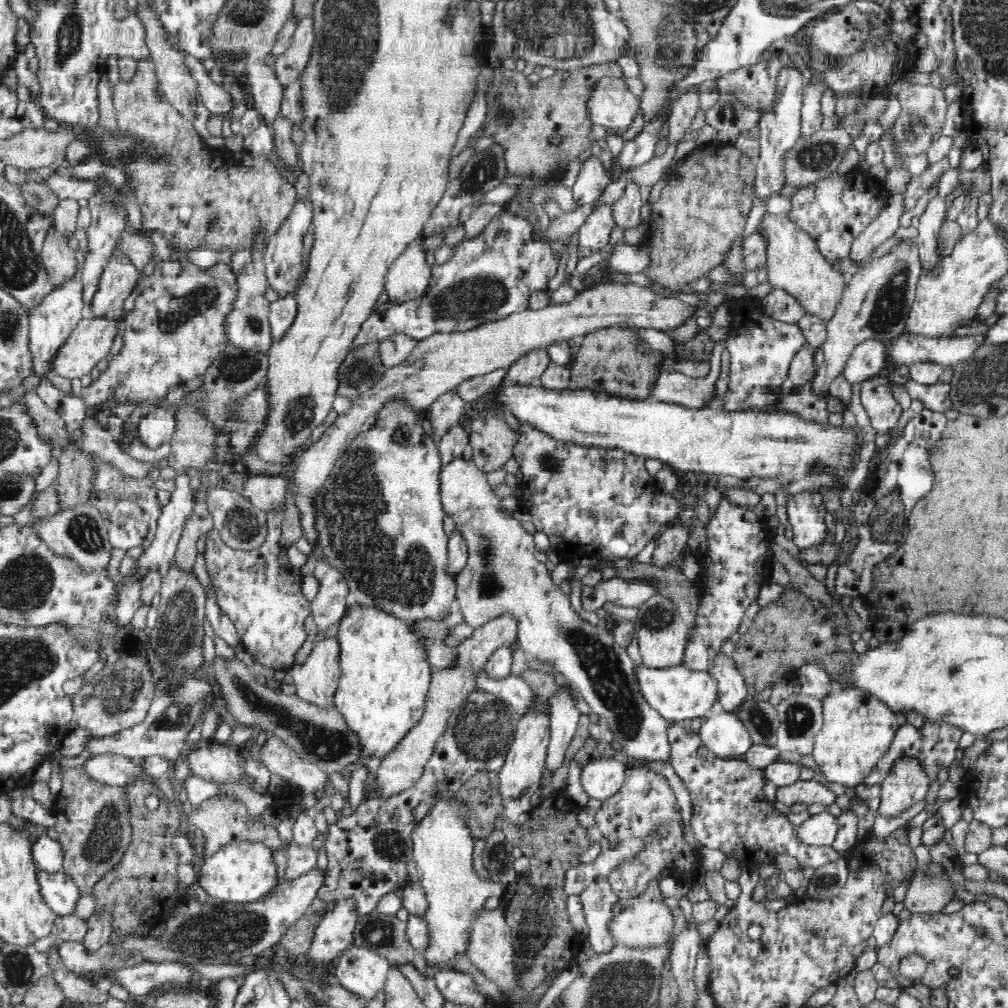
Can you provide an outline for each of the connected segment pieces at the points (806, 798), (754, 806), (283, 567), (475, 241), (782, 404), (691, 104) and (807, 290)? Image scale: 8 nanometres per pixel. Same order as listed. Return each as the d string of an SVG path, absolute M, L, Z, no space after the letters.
M799 778L788 786L776 787L776 800L780 800L786 806L793 806L796 803L806 805L818 803L829 807L836 802L836 798L838 795L828 786L813 778L808 780Z
M671 723L669 729L670 745L670 764L674 772L682 779L690 791L692 802L692 818L690 818L690 828L694 839L702 847L708 847L732 854L744 868L758 869L762 864L774 864L777 855L788 854L798 860L800 865L808 865L814 869L820 866L843 859L848 861L851 858L853 847L850 846L841 852L835 850L834 846L814 846L806 845L798 837L797 826L792 824L788 817L777 813L768 803L763 793L764 769L750 768L742 758L723 759L710 754L709 750L701 744L697 732L686 732L681 723Z
M285 508L265 511L267 533L264 542L251 551L230 547L215 528L206 534L205 566L216 589L218 605L232 619L239 640L254 660L274 670L288 669L308 634L306 618L311 602L302 594L301 567L294 567L286 546L280 544Z
M502 210L487 224L476 237L463 239L456 244L456 254L446 264L432 265L430 288L426 294L416 300L377 312L374 311L356 333L353 348L372 342L381 343L384 337L396 333L406 333L419 341L435 332L454 332L476 328L487 322L494 322L516 311L526 310L530 294L536 290L546 291L548 281L554 278L558 270L558 256L552 253L552 242L547 242L536 233L527 217L520 217Z
M812 383L805 385L798 394L786 393L776 406L770 410L794 412L804 419L818 423L828 423L828 400L831 394L817 392Z
M694 85L680 93L672 102L669 112L670 139L668 144L676 144L682 140L700 108L698 85Z
M764 214L758 228L768 237L768 282L771 288L784 289L798 299L804 310L826 323L836 314L836 308L844 290L845 275L836 264L828 261L818 243L784 214Z

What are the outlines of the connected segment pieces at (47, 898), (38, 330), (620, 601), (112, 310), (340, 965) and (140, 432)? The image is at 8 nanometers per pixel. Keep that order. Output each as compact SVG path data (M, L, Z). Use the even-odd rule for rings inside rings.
M37 865L36 882L40 887L40 895L54 913L66 915L74 912L80 892L74 881L62 870L54 873L45 872Z
M76 275L70 282L53 289L48 296L44 297L40 305L31 310L29 350L32 358L32 375L40 376L42 379L53 372L53 363L58 352L61 352L62 346L66 344L72 331L84 318L82 310L84 310L85 304L82 300L82 289L82 283L79 276Z
M612 577L609 580L600 579L594 586L583 584L580 588L580 606L585 612L596 612L606 602L613 602L616 606L636 606L638 608L647 598L656 593L655 587L647 582L635 582L630 579Z
M114 252L104 266L98 292L94 294L94 300L90 304L92 314L112 318L122 312L123 302L134 292L140 273L130 257Z
M351 945L339 954L331 973L333 980L367 1002L385 987L389 964L373 950Z
M160 407L140 420L136 435L142 446L155 450L160 444L170 442L175 426L176 414Z

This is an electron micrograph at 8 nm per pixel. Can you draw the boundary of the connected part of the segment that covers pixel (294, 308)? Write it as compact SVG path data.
M293 294L271 297L269 321L273 343L281 342L298 314L298 303Z

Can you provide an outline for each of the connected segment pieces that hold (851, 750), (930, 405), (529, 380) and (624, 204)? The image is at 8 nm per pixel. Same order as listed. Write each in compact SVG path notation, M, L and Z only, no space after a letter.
M852 686L833 689L823 698L822 706L823 725L817 732L811 752L814 762L828 782L849 788L864 783L879 758L889 749L900 726L898 718L880 697Z
M909 380L904 387L910 397L922 401L927 410L945 413L953 409L951 384L920 385Z
M548 347L530 350L524 357L514 362L508 370L509 378L514 385L533 385L540 382L548 366L553 363Z
M626 184L620 198L614 203L614 219L616 226L626 230L628 228L639 228L647 230L642 220L642 208L645 203L640 195L637 184Z

